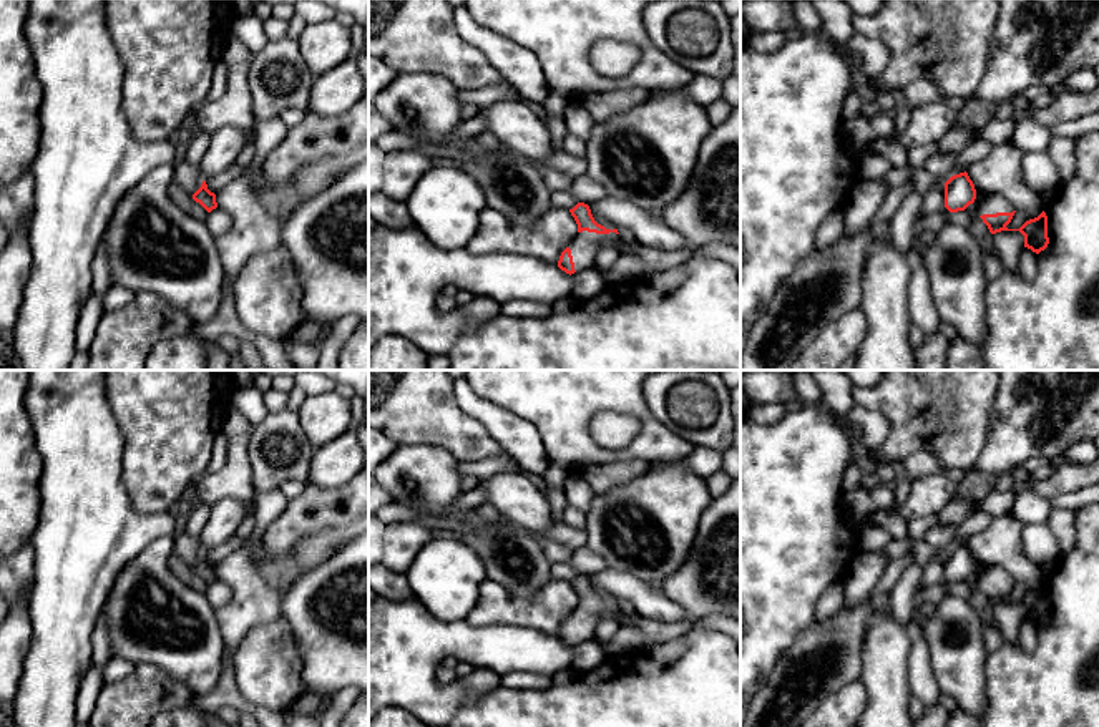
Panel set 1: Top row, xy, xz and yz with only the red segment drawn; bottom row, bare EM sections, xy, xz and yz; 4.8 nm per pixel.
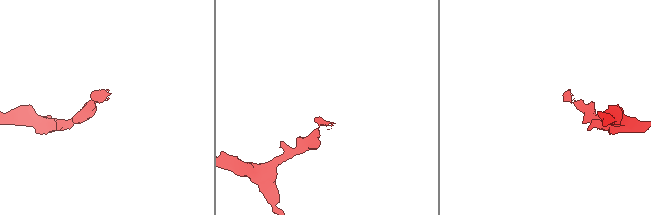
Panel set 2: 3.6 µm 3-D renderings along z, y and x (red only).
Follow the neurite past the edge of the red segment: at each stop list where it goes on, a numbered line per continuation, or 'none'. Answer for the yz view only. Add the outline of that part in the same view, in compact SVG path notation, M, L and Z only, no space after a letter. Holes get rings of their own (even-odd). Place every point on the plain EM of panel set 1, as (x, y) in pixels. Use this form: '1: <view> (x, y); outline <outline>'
1: yz (986, 576); outline M976 566L974 576L978 581L978 588L1014 583L1014 579L1003 568L998 566L991 568Z

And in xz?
1: xz (585, 619); outline M578 604L574 612L569 616L574 642L591 641L598 629L598 624L604 617L618 619L621 609L616 604L596 606L596 604Z

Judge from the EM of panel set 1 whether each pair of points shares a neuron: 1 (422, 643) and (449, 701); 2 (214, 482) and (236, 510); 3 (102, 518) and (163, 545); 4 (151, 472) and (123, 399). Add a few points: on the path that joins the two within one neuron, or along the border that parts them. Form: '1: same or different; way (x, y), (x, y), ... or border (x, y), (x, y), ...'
1: same; way (422, 658), (422, 676), (434, 687)
2: different; border (249, 500), (221, 498), (211, 508)
3: different; border (170, 533), (148, 543), (123, 566)
4: same; way (151, 453), (151, 427), (141, 417)

